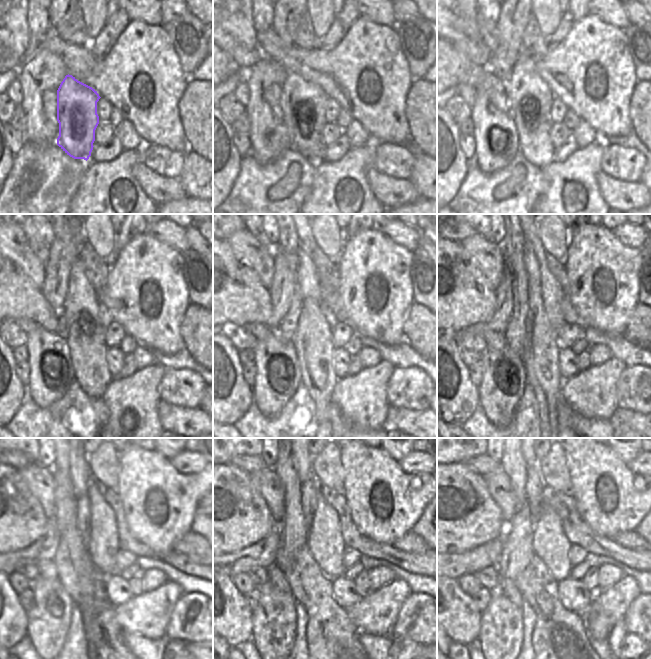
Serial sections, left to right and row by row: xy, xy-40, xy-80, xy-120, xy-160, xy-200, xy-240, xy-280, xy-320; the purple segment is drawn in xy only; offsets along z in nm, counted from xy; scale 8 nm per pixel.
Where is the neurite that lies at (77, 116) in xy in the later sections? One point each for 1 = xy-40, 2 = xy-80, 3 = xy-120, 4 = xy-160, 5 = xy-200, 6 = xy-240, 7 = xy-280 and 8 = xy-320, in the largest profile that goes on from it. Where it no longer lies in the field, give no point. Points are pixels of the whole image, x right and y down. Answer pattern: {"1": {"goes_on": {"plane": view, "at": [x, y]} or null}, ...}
{"1": {"goes_on": {"plane": "xy-40", "at": [303, 103]}}, "2": {"goes_on": {"plane": "xy-80", "at": [529, 98]}}, "3": {"goes_on": {"plane": "xy-120", "at": [83, 321]}}, "4": {"goes_on": {"plane": "xy-160", "at": [312, 340]}}, "5": {"goes_on": {"plane": "xy-200", "at": [541, 345]}}, "6": {"goes_on": {"plane": "xy-240", "at": [81, 477]}}, "7": {"goes_on": {"plane": "xy-280", "at": [302, 459]}}, "8": {"goes_on": {"plane": "xy-320", "at": [529, 458]}}}

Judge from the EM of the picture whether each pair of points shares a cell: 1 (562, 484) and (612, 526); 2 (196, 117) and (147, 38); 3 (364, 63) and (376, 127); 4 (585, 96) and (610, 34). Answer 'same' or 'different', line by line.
1: different
2: different
3: same
4: same

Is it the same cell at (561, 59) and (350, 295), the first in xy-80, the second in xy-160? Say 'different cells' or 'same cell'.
same cell

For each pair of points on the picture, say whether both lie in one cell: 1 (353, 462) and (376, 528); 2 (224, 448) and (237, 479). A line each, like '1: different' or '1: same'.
1: same
2: different

